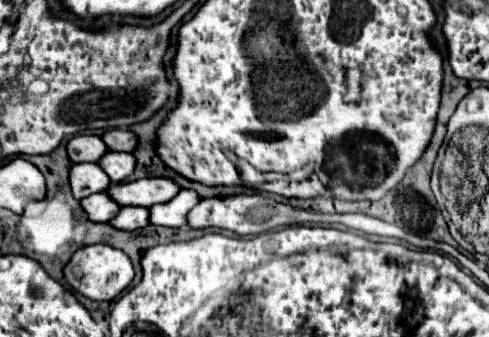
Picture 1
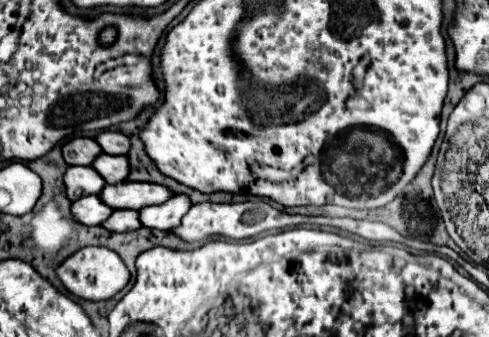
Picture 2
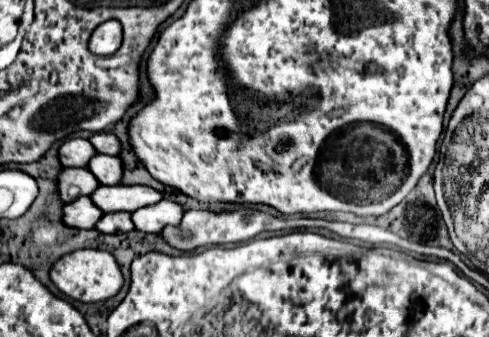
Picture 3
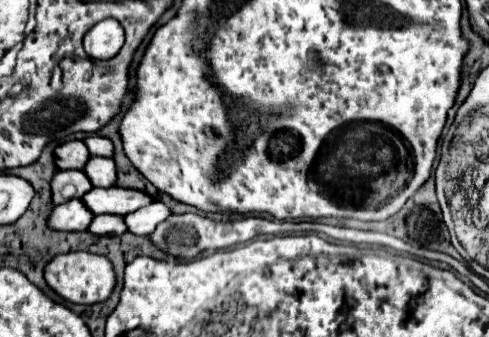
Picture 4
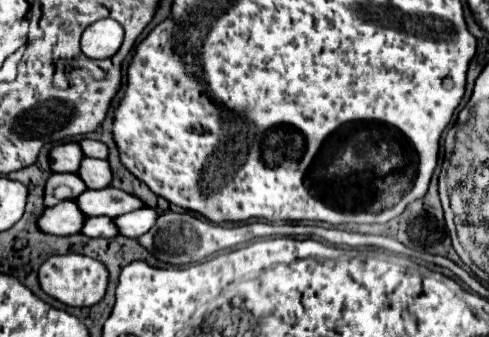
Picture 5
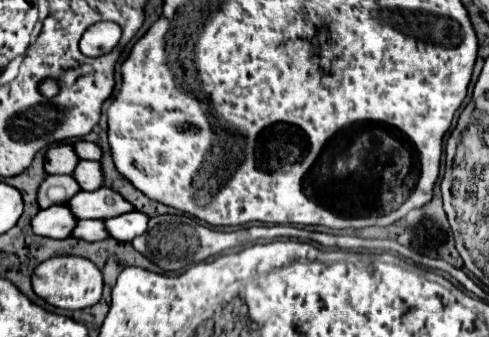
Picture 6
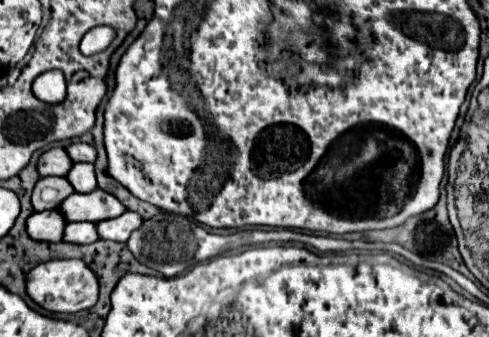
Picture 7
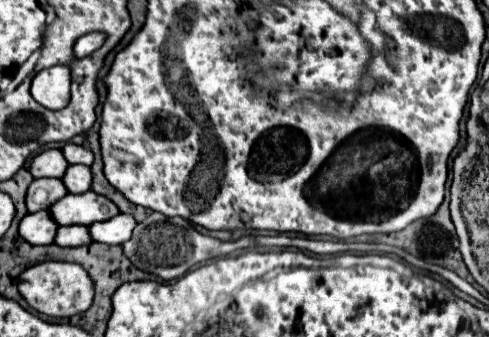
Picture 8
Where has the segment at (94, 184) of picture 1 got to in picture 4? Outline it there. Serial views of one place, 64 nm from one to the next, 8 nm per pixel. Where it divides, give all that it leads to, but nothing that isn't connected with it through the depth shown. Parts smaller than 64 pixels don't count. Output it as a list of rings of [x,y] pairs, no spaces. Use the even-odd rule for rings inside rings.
[[[58,170],[52,178],[52,202],[64,204],[72,198],[82,198],[94,186],[82,170]]]

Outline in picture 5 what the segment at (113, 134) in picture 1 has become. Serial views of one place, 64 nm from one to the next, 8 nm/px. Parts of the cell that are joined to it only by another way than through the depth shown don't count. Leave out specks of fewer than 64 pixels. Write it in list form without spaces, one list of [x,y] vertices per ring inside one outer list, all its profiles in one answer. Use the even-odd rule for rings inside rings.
[[[84,138],[80,140],[80,146],[82,146],[82,152],[84,156],[90,156],[90,158],[108,158],[108,146],[100,140],[90,140],[90,138]]]

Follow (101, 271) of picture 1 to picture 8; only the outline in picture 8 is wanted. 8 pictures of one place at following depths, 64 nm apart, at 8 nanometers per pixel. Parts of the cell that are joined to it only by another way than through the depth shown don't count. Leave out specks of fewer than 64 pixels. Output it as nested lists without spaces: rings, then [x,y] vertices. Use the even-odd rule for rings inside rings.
[[[40,262],[32,268],[26,268],[20,274],[18,290],[34,310],[52,318],[70,318],[80,314],[88,310],[94,300],[94,284],[90,274],[74,262]]]

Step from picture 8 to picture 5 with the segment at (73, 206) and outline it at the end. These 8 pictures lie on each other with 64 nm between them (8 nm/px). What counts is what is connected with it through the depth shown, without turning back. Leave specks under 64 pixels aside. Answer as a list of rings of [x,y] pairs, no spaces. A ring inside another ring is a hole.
[[[112,186],[102,190],[86,190],[76,198],[76,204],[80,204],[80,210],[86,216],[110,216],[110,218],[118,218],[126,212],[144,206],[144,202],[140,202],[136,196],[130,196],[128,192],[122,192]]]

